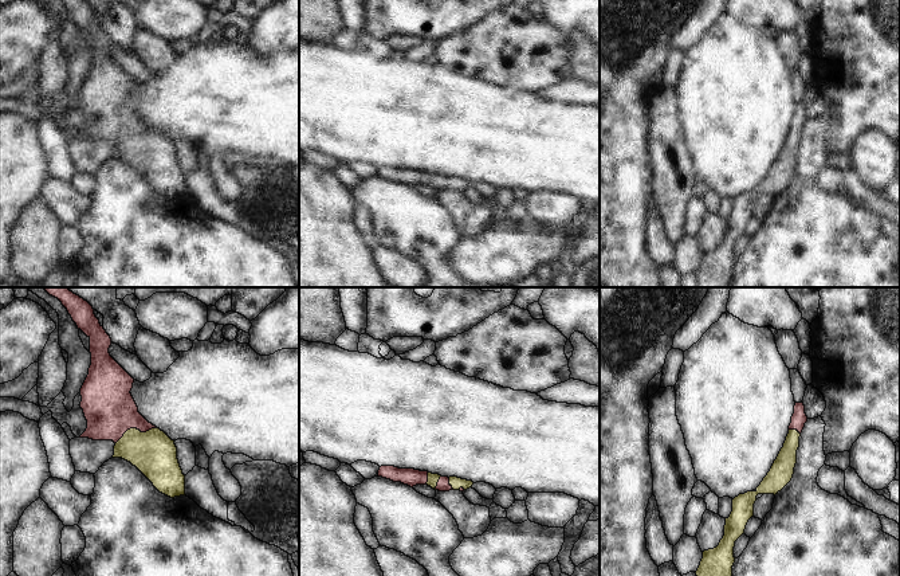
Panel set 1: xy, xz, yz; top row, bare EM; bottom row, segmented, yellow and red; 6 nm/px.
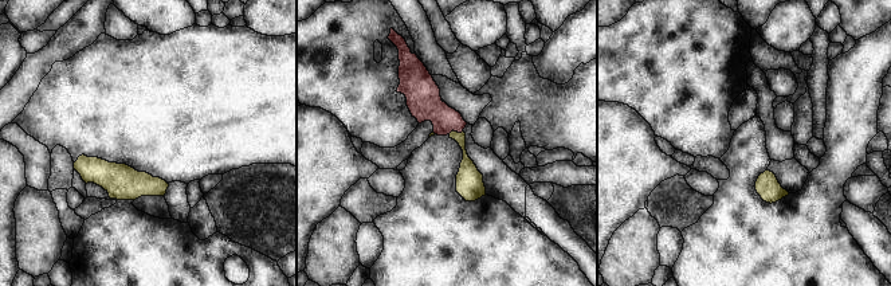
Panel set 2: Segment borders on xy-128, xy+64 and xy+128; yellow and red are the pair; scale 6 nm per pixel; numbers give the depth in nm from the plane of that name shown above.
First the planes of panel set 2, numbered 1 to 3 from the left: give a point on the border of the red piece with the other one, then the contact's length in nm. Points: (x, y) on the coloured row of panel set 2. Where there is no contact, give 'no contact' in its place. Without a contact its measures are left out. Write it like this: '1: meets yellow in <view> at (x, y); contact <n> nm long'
1: no contact
2: meets yellow in xy+64 at (455, 132); contact 90 nm long
3: no contact

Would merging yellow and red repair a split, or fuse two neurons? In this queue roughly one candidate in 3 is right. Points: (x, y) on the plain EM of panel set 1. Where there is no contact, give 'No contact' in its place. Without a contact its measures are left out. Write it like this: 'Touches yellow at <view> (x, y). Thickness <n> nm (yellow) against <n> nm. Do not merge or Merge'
Touches yellow at xy (134, 128). Thickness 280 nm (yellow) against 300 nm. Merge.

